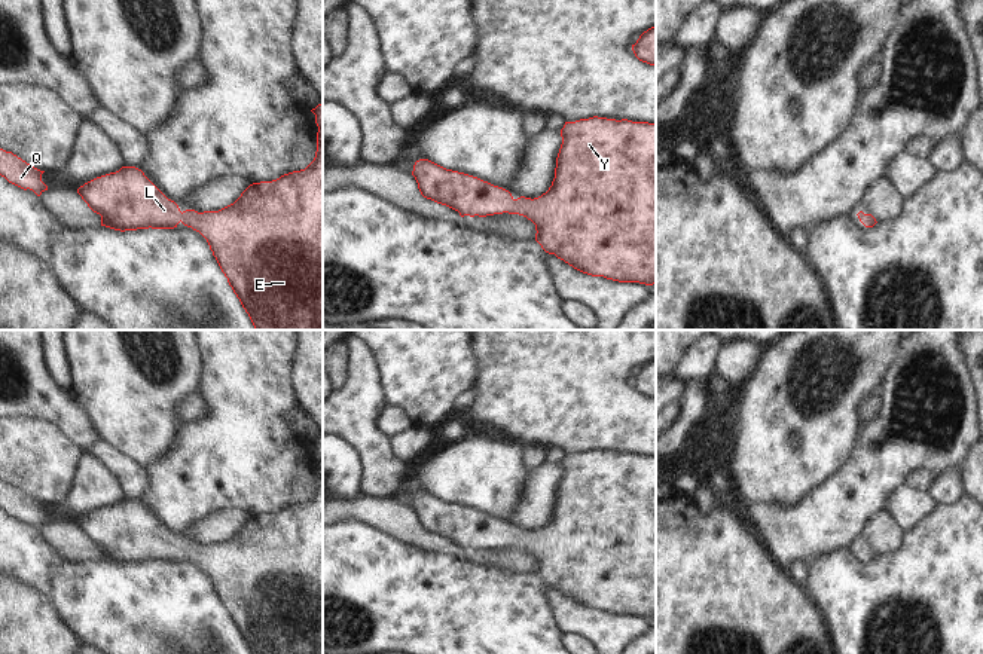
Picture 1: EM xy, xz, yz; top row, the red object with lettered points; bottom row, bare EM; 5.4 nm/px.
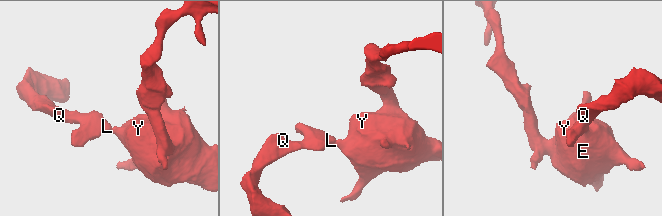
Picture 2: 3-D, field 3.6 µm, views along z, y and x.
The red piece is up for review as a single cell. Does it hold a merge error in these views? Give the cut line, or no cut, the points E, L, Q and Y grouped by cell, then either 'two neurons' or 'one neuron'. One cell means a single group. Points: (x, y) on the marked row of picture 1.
no cut | E L Q Y | one neuron

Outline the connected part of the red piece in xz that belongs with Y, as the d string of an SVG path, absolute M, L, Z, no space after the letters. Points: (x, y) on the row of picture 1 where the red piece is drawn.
M589 117L565 122L561 129L562 144L556 158L555 178L546 193L538 198L515 199L503 187L477 177L446 169L428 159L413 165L412 175L421 195L446 205L464 216L519 214L535 224L535 241L574 269L619 282L656 284L656 123Z

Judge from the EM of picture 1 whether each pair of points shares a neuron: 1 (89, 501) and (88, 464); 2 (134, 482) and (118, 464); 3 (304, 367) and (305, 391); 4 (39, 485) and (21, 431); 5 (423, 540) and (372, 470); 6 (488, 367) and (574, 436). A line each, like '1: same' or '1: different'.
1: same
2: same
3: same
4: same
5: different
6: same

